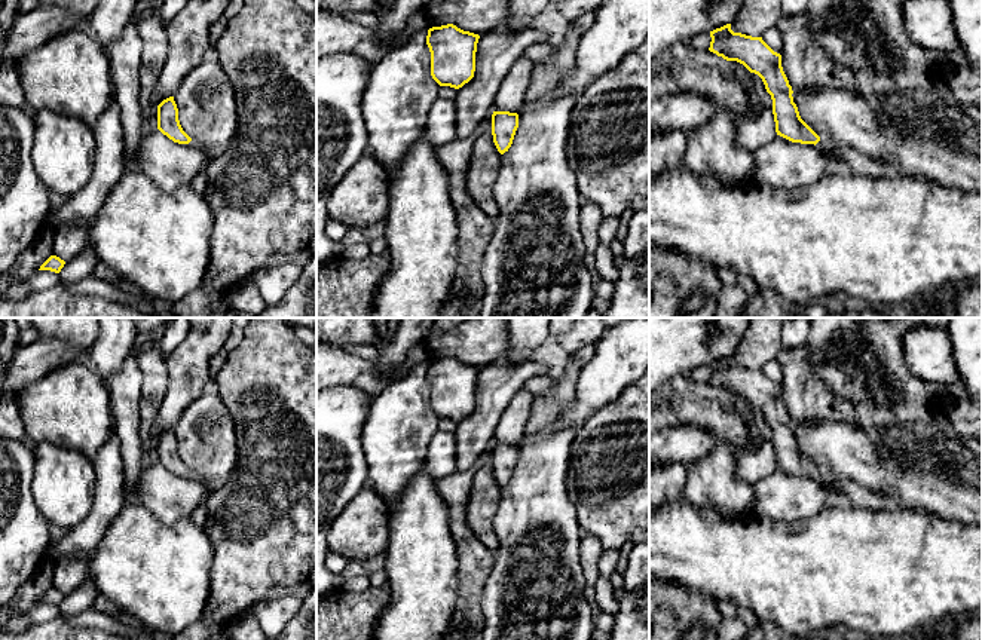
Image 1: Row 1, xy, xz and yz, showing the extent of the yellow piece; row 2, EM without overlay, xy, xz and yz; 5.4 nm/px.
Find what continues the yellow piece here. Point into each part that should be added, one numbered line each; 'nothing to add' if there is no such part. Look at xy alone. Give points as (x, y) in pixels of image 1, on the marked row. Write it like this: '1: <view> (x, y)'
1: xy (205, 149)

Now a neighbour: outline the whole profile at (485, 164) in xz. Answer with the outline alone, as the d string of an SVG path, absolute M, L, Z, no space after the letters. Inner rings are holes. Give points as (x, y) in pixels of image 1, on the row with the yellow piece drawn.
M484 132L474 143L465 183L474 202L492 218L496 218L499 212L493 196L499 168L501 153L493 143L493 135Z

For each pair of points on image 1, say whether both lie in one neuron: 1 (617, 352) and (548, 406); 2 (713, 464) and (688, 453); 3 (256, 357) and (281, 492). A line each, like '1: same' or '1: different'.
1: different
2: different
3: same

